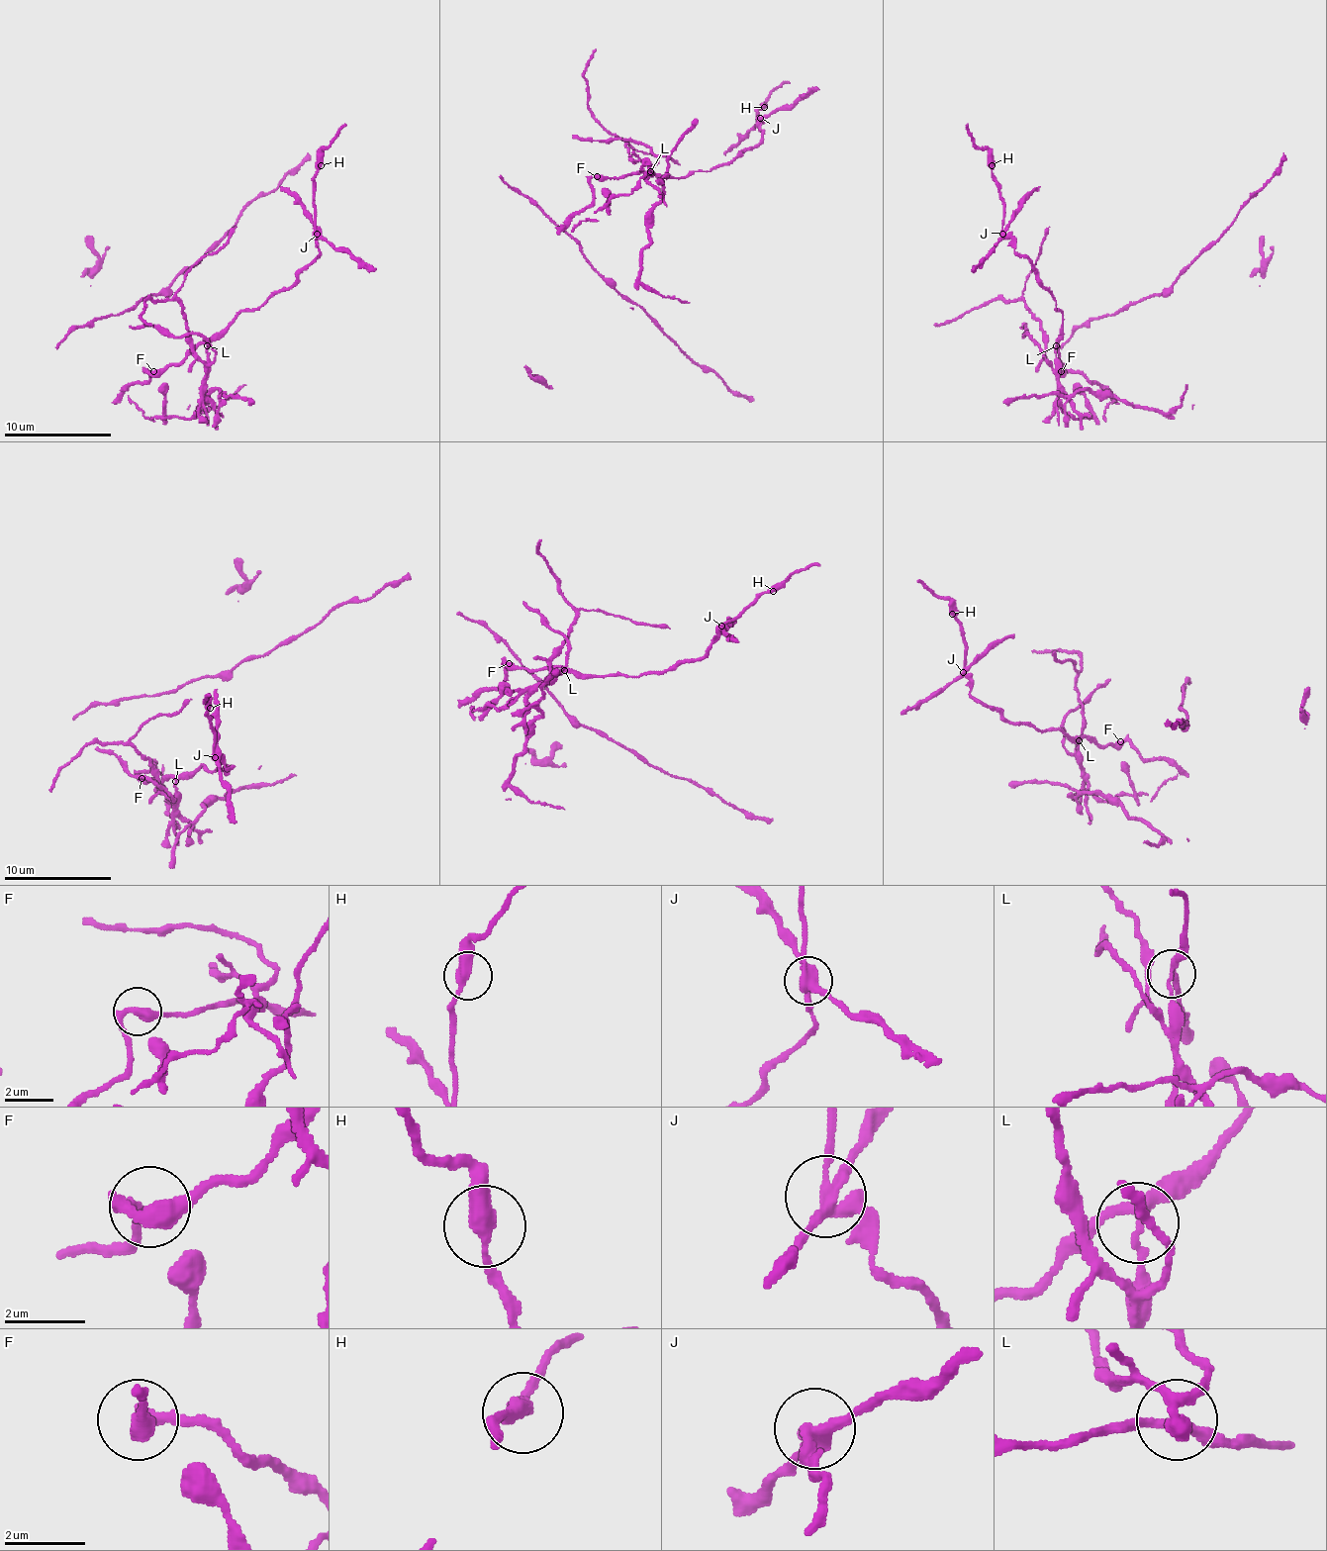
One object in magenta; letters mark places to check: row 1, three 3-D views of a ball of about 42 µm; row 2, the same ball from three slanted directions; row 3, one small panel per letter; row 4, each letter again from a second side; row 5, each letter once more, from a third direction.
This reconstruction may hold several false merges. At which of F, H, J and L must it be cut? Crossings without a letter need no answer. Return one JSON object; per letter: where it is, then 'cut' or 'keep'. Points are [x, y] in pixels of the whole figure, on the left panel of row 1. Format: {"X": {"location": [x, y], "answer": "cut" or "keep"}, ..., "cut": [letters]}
{"F": {"location": [153, 371], "answer": "keep"}, "H": {"location": [321, 165], "answer": "keep"}, "J": {"location": [317, 234], "answer": "cut"}, "L": {"location": [207, 345], "answer": "cut"}, "cut": ["J", "L"]}

